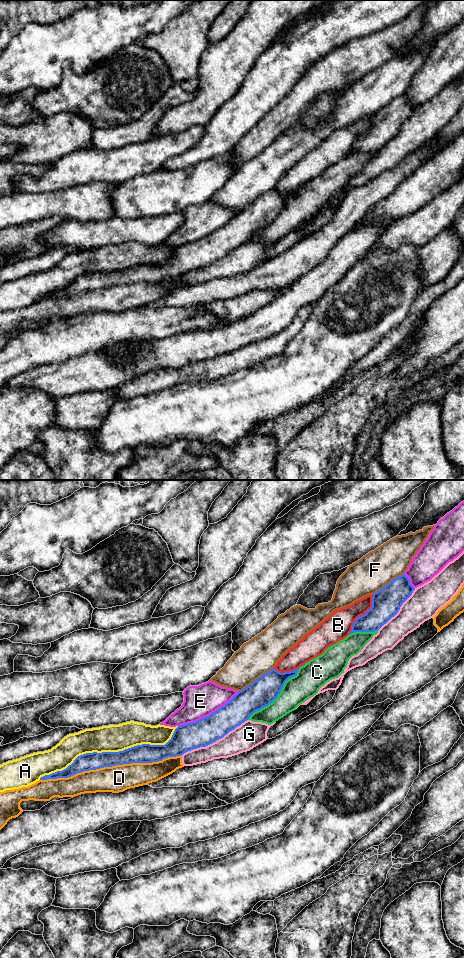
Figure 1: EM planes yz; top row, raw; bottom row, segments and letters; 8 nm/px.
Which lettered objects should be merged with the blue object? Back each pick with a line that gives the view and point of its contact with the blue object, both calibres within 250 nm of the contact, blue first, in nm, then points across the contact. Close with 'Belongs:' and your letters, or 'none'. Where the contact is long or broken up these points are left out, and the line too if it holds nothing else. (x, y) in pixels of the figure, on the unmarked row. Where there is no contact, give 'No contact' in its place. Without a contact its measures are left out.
Belongs: none

